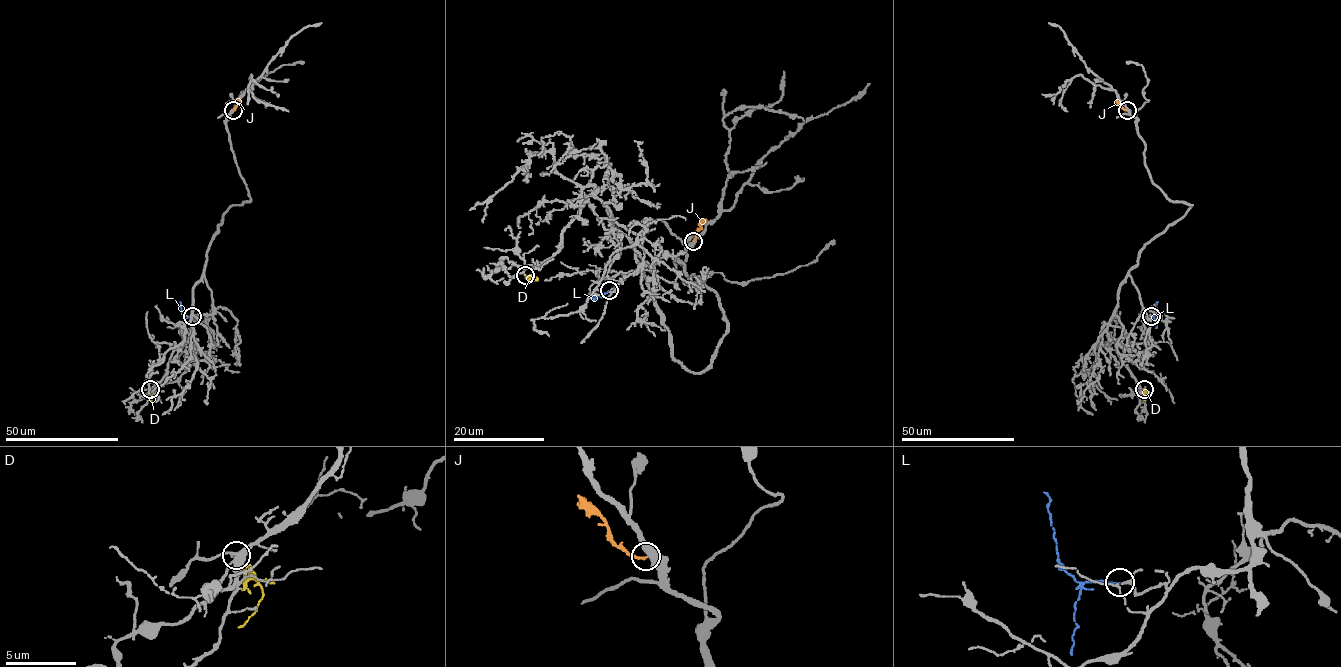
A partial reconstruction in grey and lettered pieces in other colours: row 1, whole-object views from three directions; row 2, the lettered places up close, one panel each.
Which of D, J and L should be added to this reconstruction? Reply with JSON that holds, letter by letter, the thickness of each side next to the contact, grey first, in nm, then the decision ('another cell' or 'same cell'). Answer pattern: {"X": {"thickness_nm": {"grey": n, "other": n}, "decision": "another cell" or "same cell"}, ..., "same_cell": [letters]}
{"D": {"thickness_nm": {"grey": 100, "other": 140}, "decision": "same cell"}, "J": {"thickness_nm": {"grey": 500, "other": 170}, "decision": "another cell"}, "L": {"thickness_nm": {"grey": 150, "other": 170}, "decision": "same cell"}, "same_cell": ["D", "L"]}

